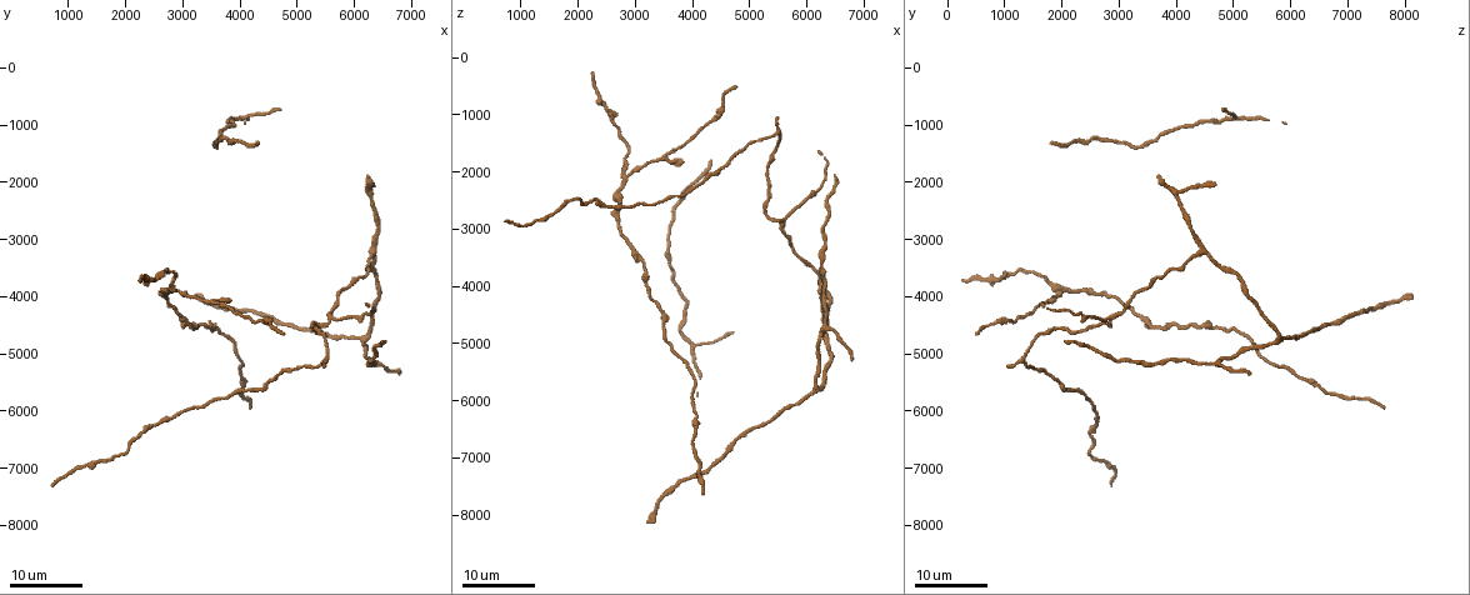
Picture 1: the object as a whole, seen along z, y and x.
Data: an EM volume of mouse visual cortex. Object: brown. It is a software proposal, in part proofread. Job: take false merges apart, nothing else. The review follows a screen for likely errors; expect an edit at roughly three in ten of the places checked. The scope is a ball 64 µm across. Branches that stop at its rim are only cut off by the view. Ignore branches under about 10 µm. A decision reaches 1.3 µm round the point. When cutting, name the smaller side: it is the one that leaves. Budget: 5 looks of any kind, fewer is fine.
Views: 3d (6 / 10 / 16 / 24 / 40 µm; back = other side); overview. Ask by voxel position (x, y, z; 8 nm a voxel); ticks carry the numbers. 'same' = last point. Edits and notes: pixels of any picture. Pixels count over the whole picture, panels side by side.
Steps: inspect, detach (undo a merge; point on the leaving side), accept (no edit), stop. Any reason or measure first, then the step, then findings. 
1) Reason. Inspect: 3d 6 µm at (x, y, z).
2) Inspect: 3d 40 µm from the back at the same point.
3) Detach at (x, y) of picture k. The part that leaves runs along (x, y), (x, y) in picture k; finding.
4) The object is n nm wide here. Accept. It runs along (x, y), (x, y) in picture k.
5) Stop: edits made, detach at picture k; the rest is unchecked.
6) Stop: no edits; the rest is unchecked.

Three arms meet. Inspect: 3d 16 µm at (2800, 3900, 2150).

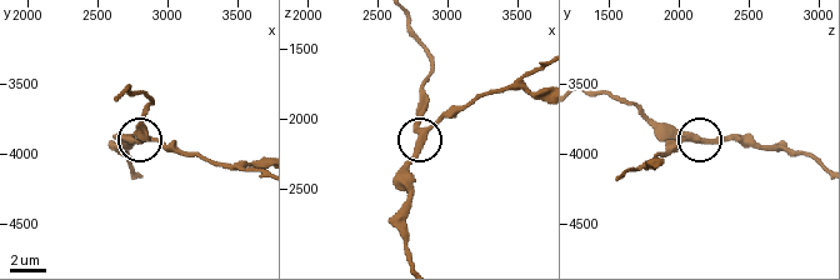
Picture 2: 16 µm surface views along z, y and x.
Zoom in. Inspect: 3d 6 µm at (2820, 3860, 2100).

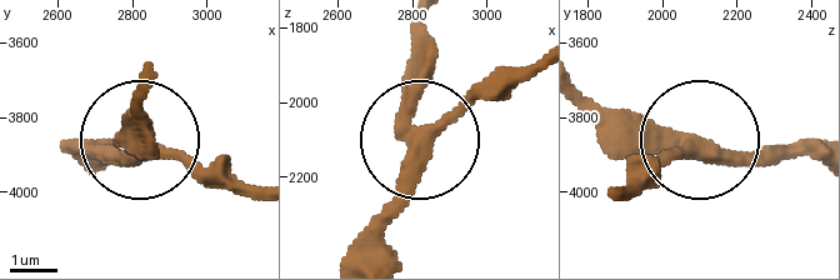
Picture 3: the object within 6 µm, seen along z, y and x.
The object is 320 nm wide here. Accept. One neuron here.

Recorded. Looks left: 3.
Inspect: 3d 24 µm at (5600, 4400, 2900).

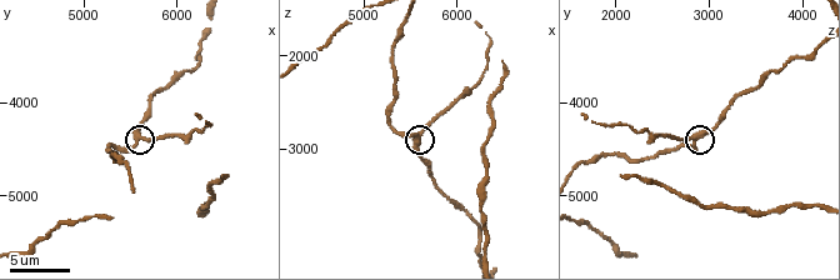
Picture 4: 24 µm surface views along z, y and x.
Inspect: 3d 6 µm at (5550, 4400, 2850).

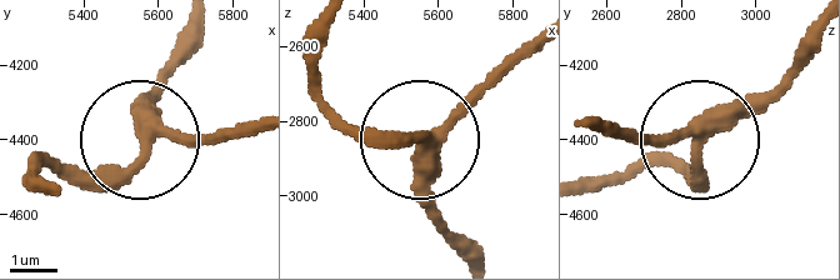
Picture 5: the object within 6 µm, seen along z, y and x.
The object is 300 nm wide here. Accept. It runs along (48, 190), (48, 166), (103, 174), (150, 138), (230, 138) in picture 5; continuous, no second neuron.

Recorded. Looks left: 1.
Stop: no edits; the rest is unchecked.

